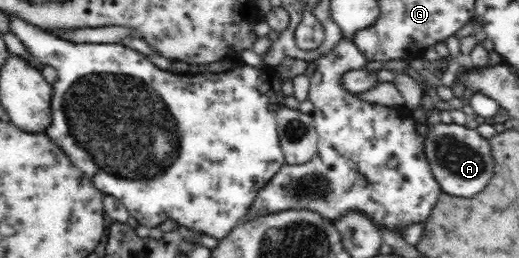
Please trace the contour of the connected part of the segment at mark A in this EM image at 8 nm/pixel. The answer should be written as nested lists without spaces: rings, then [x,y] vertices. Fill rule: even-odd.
[[[437,120],[430,122],[427,134],[424,135],[424,152],[428,157],[434,179],[440,183],[442,191],[451,196],[476,197],[487,188],[494,176],[494,159],[489,139],[484,139],[476,129],[453,122],[450,124]]]

